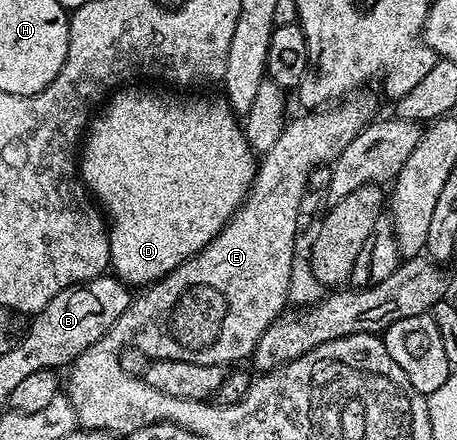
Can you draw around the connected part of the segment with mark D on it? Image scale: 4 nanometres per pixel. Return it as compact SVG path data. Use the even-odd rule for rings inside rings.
M120 88L110 98L110 101L112 100L111 106L103 114L100 112L90 122L85 133L85 140L81 145L81 156L78 158L79 176L82 177L84 185L93 194L94 200L101 206L102 212L109 218L110 268L113 270L114 276L118 277L120 281L124 281L129 287L136 287L135 285L146 287L154 285L162 277L168 277L178 265L197 256L227 226L227 222L234 217L239 206L243 204L243 200L247 198L251 184L255 181L257 157L252 153L251 144L247 142L247 136L243 133L240 118L231 110L231 104L222 96L174 97L171 93L154 93L151 89L127 88Z

